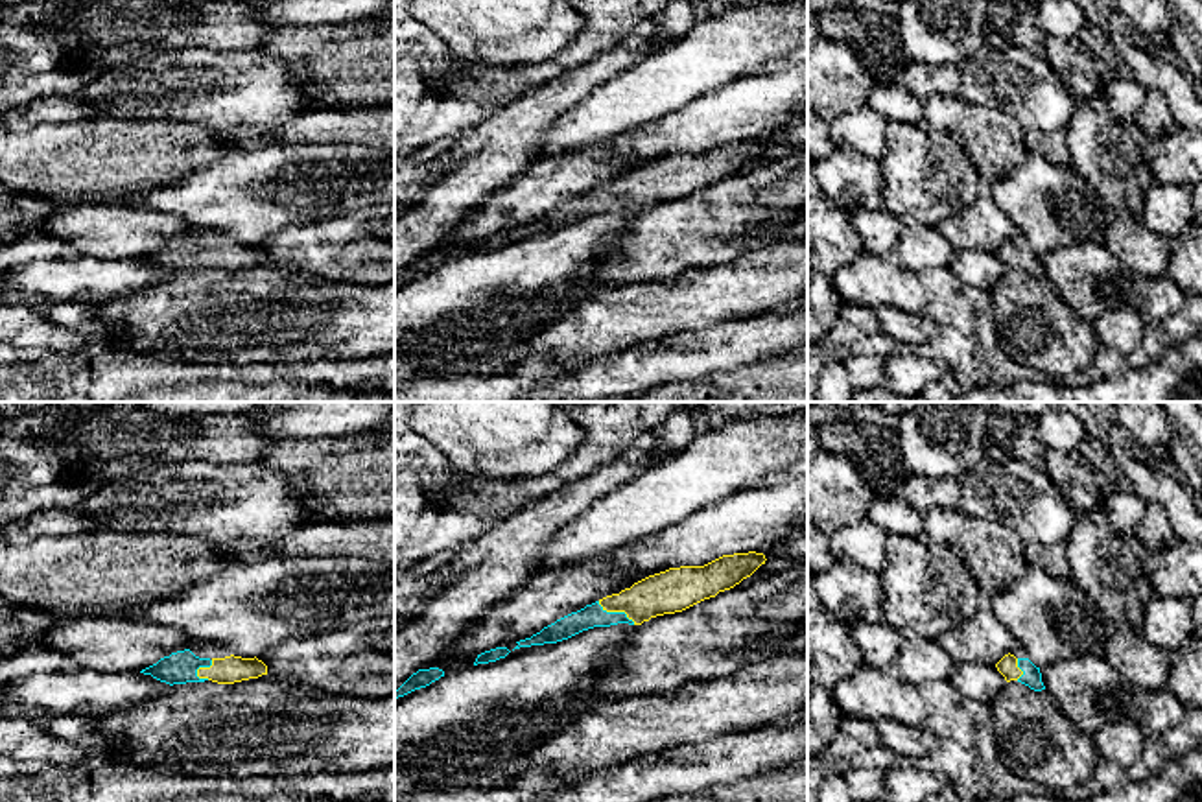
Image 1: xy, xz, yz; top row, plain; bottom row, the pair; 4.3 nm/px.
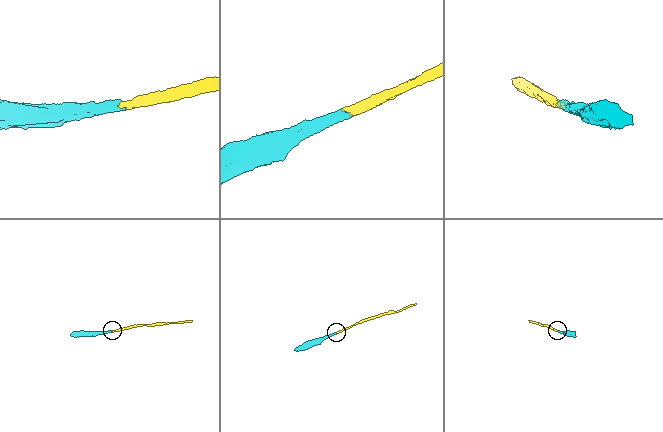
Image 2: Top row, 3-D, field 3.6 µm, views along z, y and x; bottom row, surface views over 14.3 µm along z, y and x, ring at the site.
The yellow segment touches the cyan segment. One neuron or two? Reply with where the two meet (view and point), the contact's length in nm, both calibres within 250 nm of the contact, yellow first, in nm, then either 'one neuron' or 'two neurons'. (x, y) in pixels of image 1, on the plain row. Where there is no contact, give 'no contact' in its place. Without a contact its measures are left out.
meets yellow in xz at (616, 198); contact 190 nm long; 190 nm thick on the yellow side, 100 nm on the other; one neuron

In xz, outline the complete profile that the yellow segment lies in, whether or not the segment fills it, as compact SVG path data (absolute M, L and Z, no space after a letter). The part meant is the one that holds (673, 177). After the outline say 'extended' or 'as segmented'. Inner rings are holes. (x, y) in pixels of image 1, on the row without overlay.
M748 138L723 142L704 153L669 155L557 206L531 225L516 229L514 236L557 230L594 214L642 212L656 203L682 199L734 175L765 147L763 140Z | extended

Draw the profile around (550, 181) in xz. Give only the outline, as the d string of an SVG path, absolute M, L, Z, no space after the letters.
M645 125L599 138L583 147L533 160L529 168L494 188L420 256L439 254L444 262L474 253L490 236L513 238L557 206L638 170L630 157L634 138Z

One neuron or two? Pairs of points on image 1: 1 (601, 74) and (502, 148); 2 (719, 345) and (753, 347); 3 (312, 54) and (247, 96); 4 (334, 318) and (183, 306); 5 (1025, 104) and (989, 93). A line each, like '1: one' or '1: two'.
1: one
2: one
3: two
4: one
5: one

